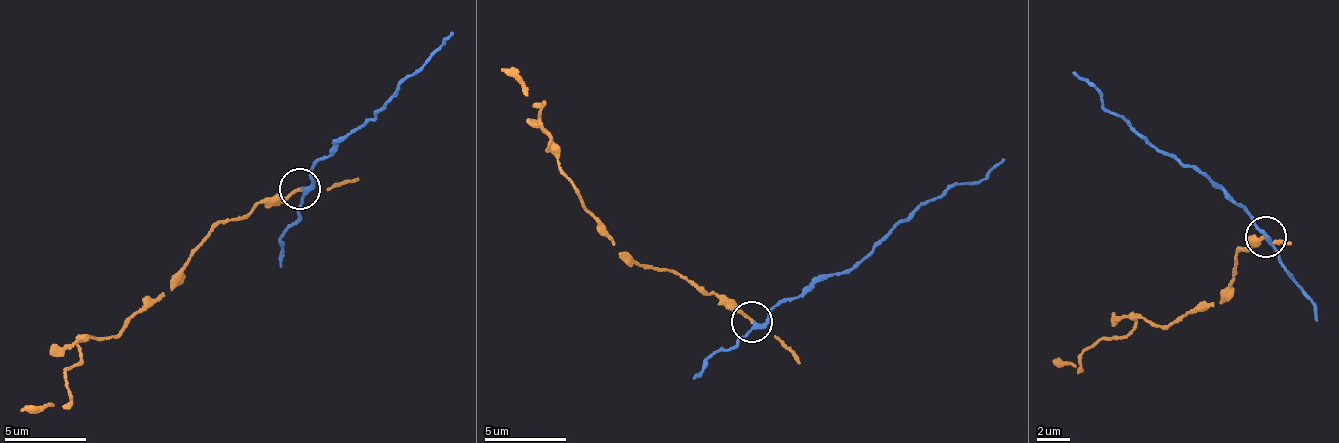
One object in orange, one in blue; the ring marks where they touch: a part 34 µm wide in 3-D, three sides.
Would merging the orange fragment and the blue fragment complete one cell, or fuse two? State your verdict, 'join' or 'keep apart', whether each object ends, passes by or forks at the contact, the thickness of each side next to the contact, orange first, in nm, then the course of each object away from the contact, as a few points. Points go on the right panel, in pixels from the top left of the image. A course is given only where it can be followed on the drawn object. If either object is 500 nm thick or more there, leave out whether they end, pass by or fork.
keep apart | orange ends | blue passes by | 190/220 nm | orange via (1265, 238), (1241, 247), (1219, 304), (1162, 326), (1141, 316), (1126, 335), (1093, 343), (1082, 365), (1059, 363) | blue via (1265, 238), (1266, 235), (1242, 209), (1207, 177), (1102, 105), (1096, 89), (1072, 70)

